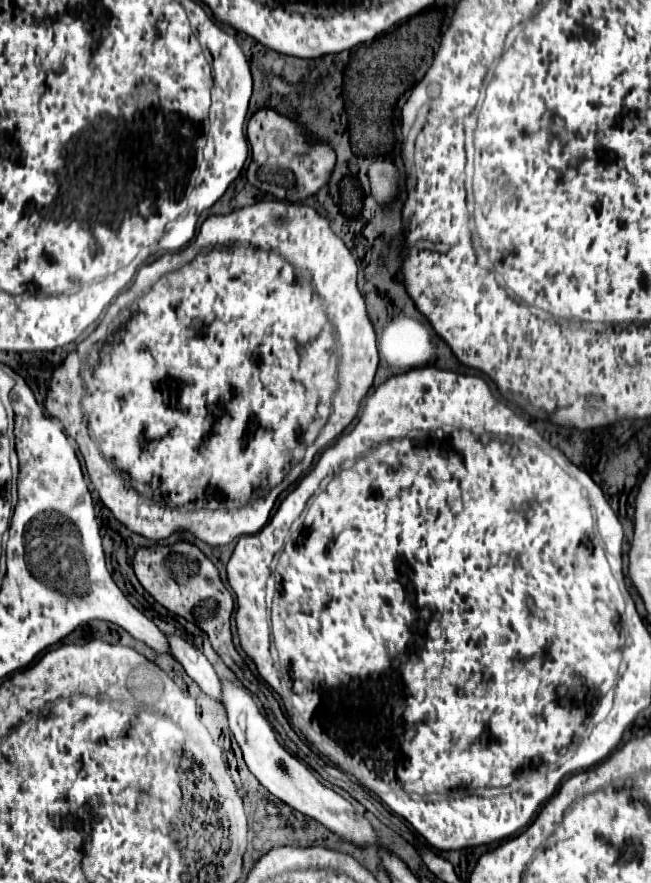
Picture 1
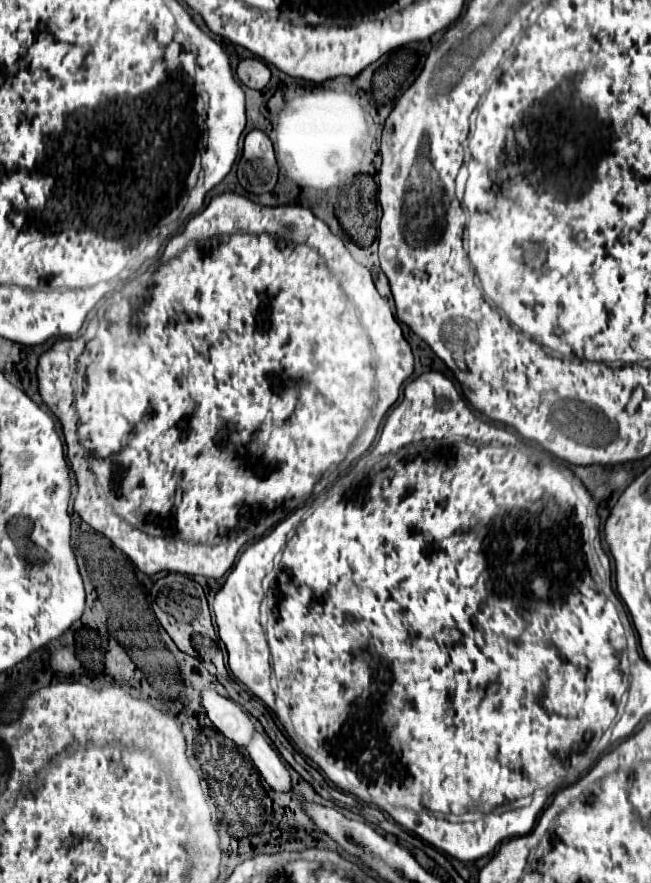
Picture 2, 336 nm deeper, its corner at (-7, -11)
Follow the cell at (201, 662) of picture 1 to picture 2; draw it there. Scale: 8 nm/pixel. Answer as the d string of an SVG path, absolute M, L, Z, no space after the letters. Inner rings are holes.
M254 731L250 743L246 745L246 751L268 785L272 785L276 791L290 791L288 771L284 769L278 753L268 745L268 741L258 731Z

